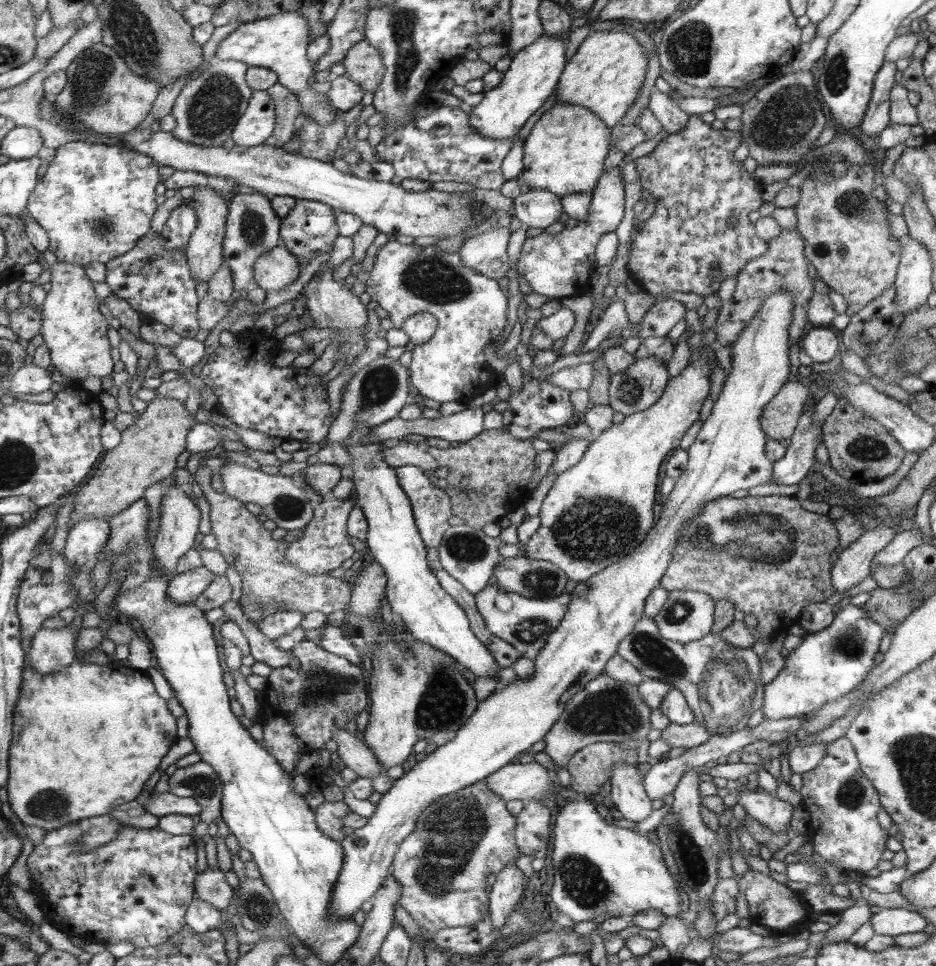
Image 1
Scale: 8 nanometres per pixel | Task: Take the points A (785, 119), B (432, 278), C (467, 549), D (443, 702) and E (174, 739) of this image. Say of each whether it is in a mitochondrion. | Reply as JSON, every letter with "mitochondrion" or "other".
{"A":"mitochondrion","B":"mitochondrion","C":"mitochondrion","D":"mitochondrion","E":"other"}

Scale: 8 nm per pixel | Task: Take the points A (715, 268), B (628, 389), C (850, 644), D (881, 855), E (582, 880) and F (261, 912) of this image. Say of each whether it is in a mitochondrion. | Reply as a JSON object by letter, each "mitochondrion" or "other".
{"A":"other","B":"mitochondrion","C":"mitochondrion","D":"other","E":"mitochondrion","F":"mitochondrion"}

